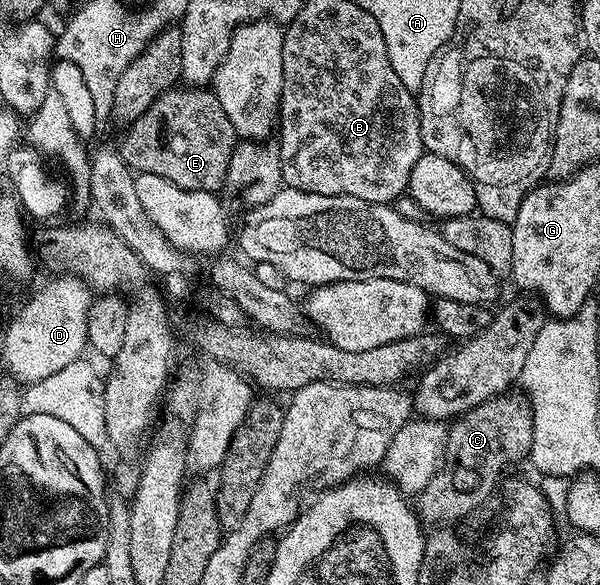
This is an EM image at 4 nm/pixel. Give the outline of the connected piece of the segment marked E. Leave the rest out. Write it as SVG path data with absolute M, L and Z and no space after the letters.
M204 86L169 88L156 99L150 110L146 110L146 114L127 125L123 132L118 151L133 173L158 174L158 178L166 178L166 182L174 182L174 186L182 186L182 190L213 194L219 193L225 185L226 170L238 143L234 125L230 118L226 118L226 110L222 110L222 102L218 102L215 92Z

